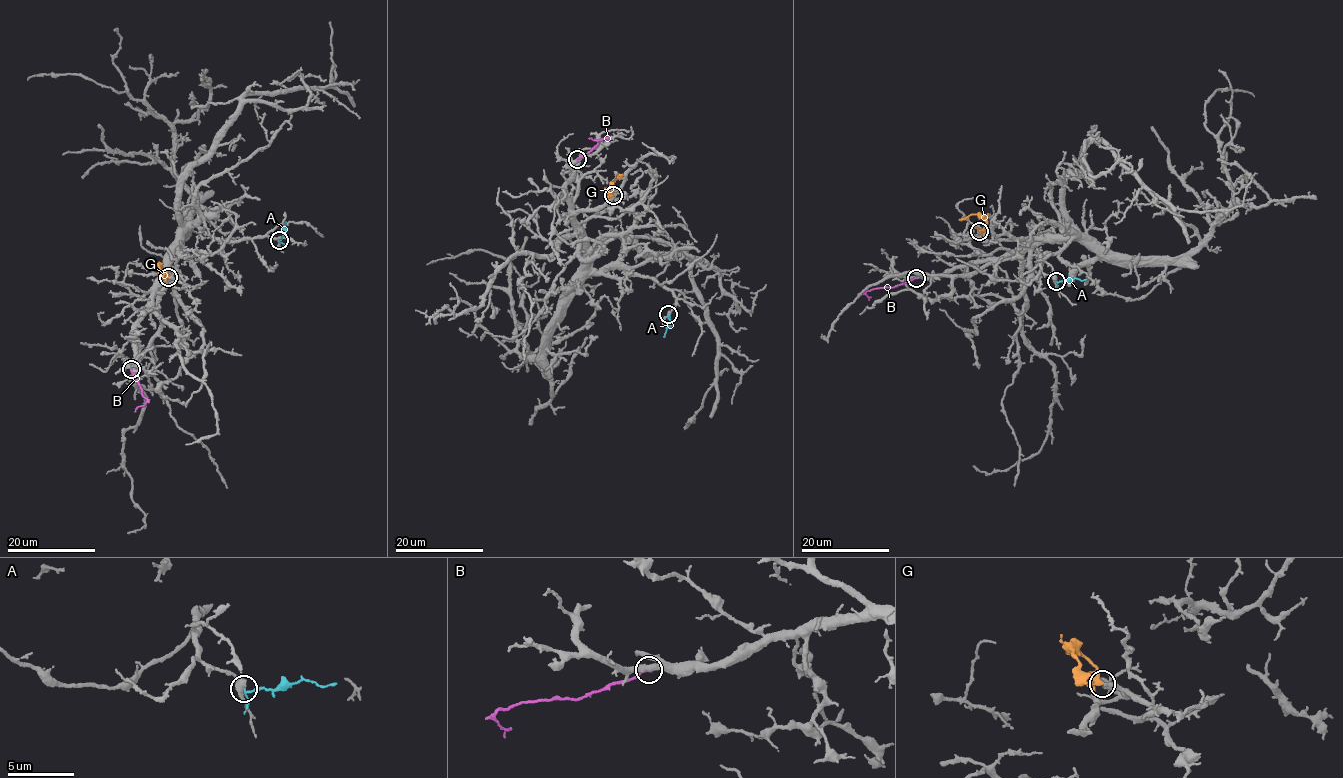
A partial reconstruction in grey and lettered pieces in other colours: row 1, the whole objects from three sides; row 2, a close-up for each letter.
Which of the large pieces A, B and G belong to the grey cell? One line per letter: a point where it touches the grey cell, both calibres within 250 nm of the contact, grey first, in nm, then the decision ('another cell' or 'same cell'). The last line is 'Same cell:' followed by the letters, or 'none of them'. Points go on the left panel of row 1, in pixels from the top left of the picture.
A: contact (279, 240); calibres 440 and 120 nm; another cell
B: contact (131, 369); calibres 440 and 200 nm; another cell
G: contact (168, 277); calibres 280 and 240 nm; another cell
Same cell: none of them

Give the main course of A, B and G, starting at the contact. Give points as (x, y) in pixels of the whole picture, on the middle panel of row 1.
A: (669, 314), (671, 323), (663, 337)
B: (577, 159), (606, 138), (588, 138)
G: (613, 195), (609, 194), (610, 184), (622, 173)

